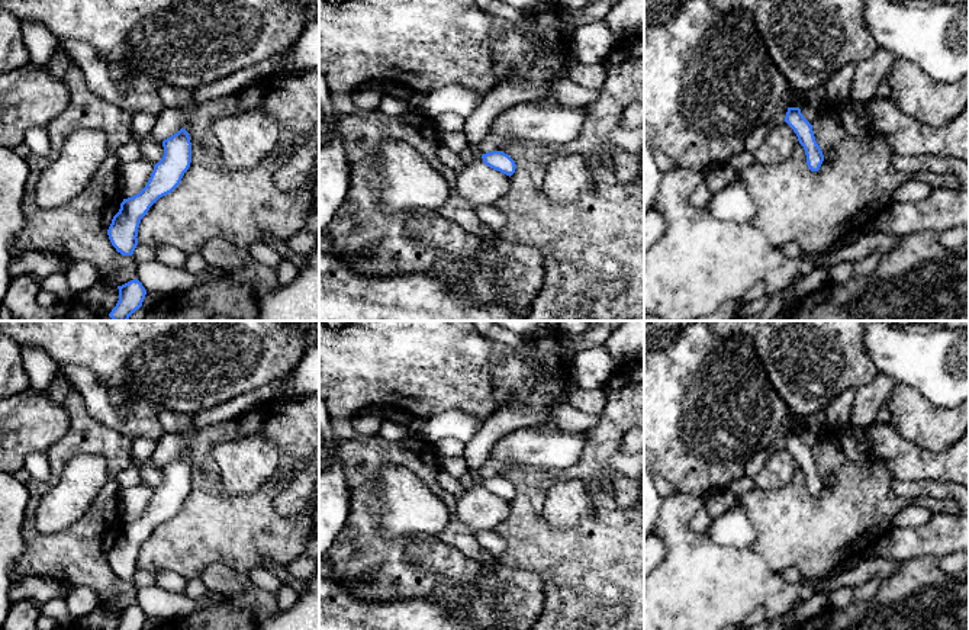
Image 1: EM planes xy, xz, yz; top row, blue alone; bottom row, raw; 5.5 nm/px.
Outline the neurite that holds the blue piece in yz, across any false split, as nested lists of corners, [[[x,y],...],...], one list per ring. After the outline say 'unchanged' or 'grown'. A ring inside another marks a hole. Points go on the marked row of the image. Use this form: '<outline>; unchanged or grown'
[[[788,107],[785,122],[793,129],[799,144],[804,147],[809,170],[818,171],[824,155],[815,141],[812,125],[804,118],[799,107]]]; unchanged

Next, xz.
[[[503,151],[486,152],[482,155],[482,158],[486,165],[509,177],[515,173],[515,168],[516,168],[515,161]]]; unchanged

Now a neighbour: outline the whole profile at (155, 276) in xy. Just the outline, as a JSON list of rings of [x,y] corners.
[[[157,258],[138,264],[136,279],[142,283],[147,292],[160,295],[189,292],[200,285],[206,285],[220,271],[207,266],[202,273],[194,274],[184,269],[173,269],[158,261]]]

